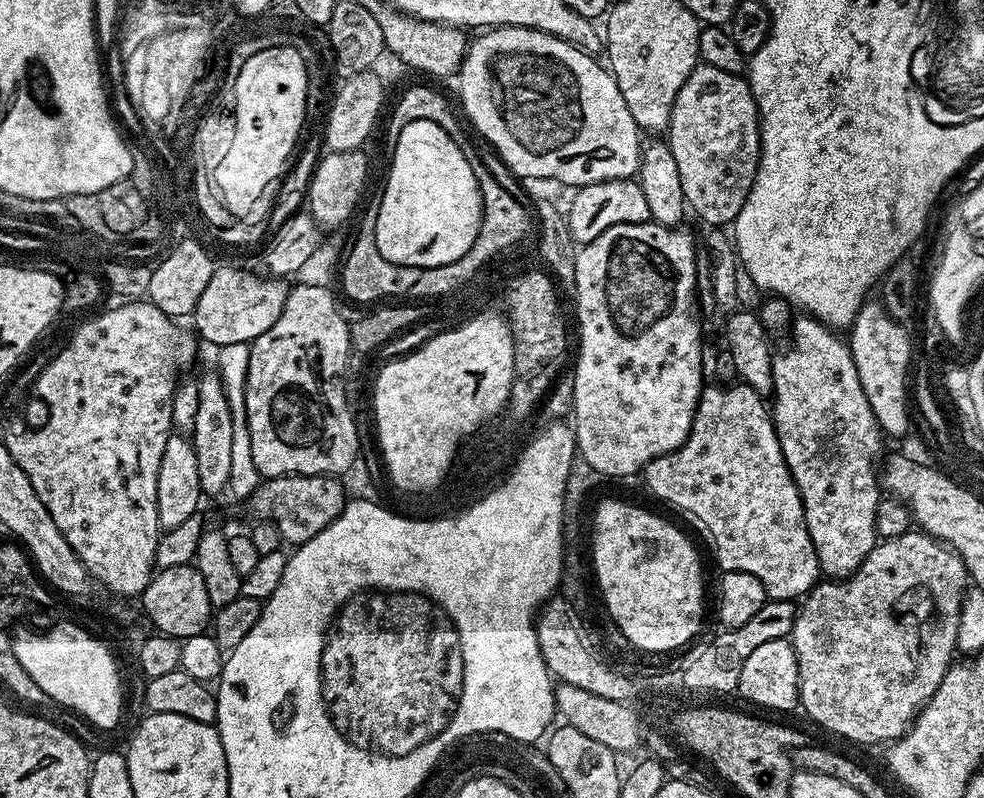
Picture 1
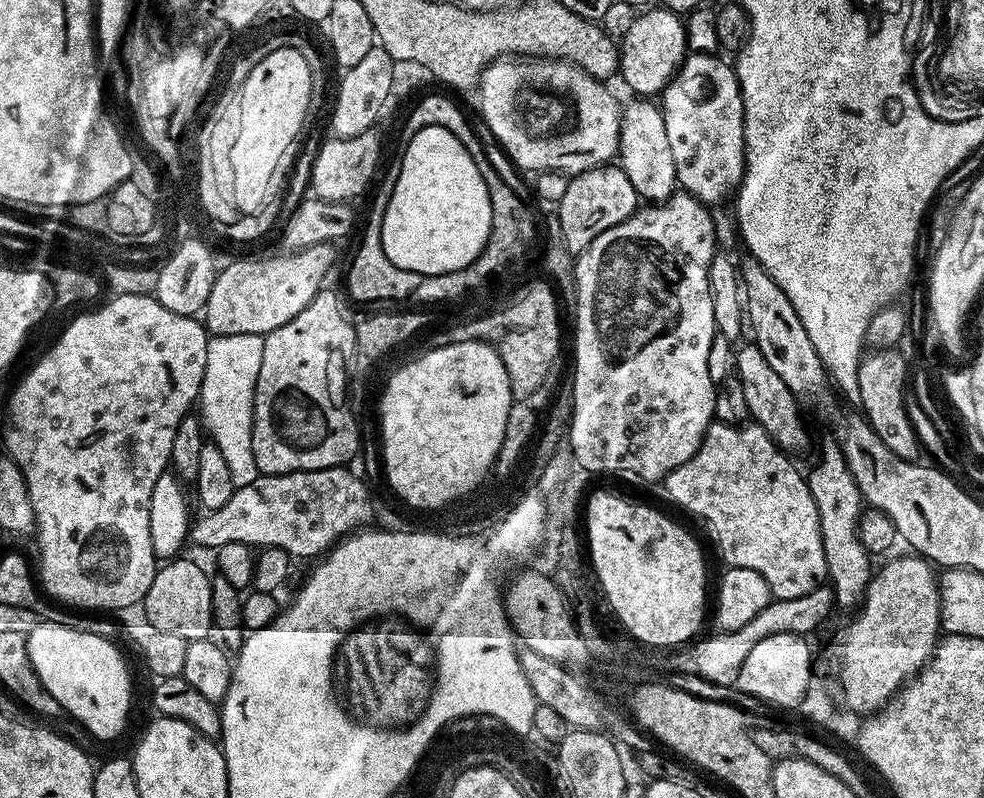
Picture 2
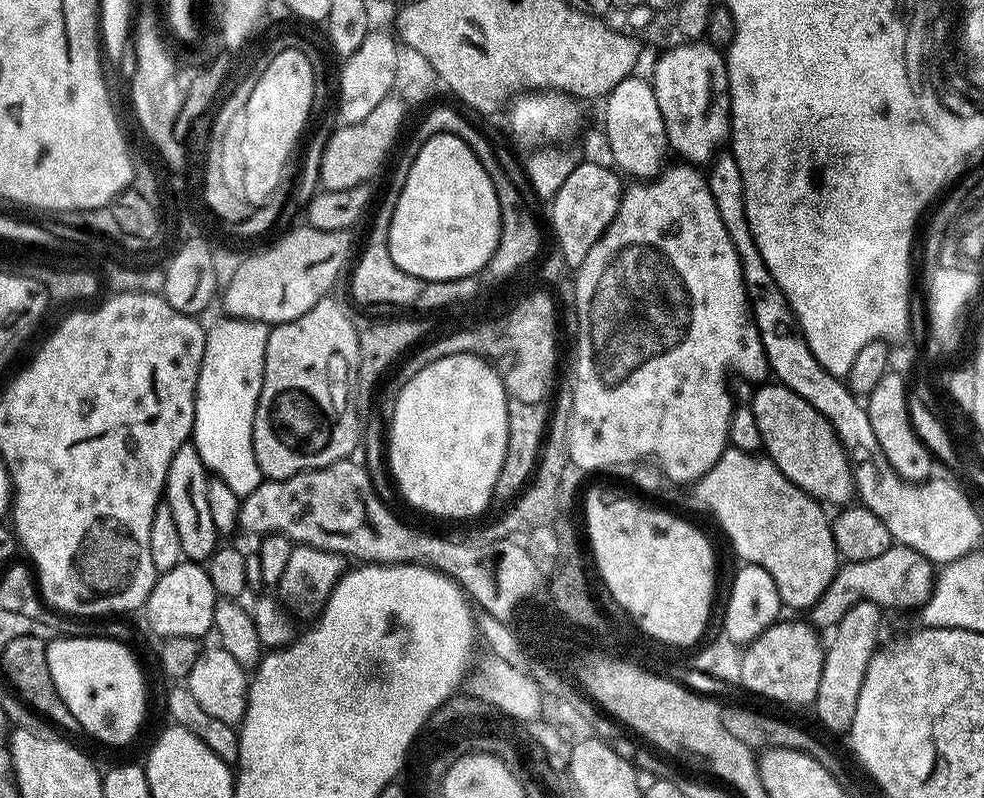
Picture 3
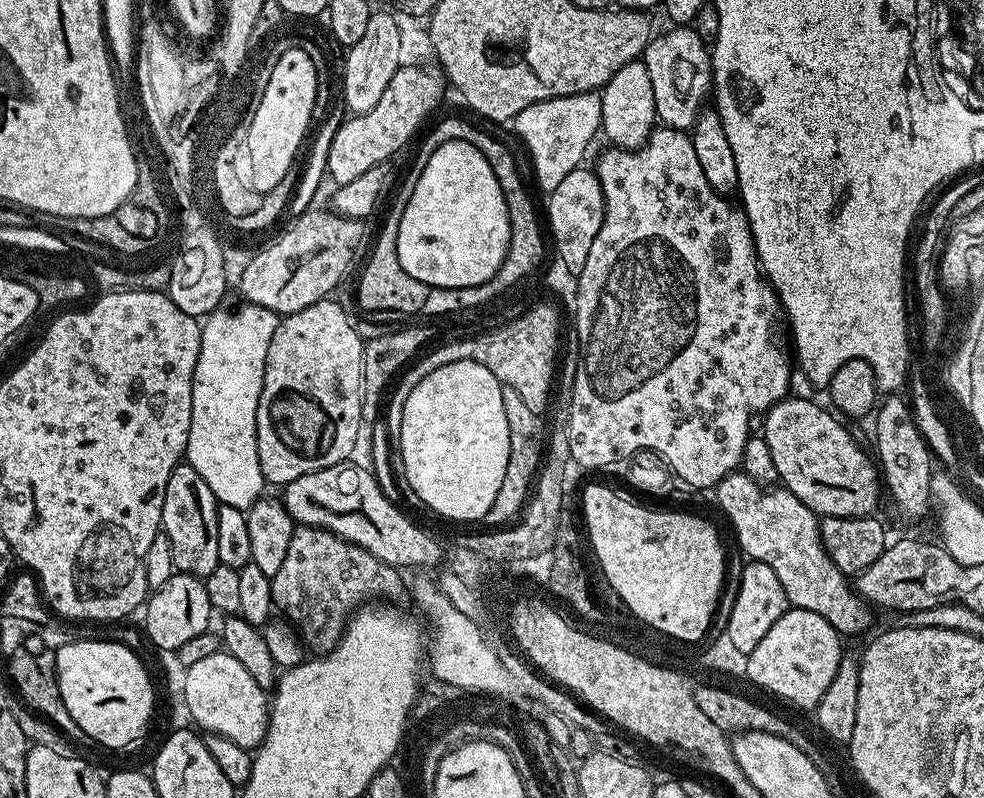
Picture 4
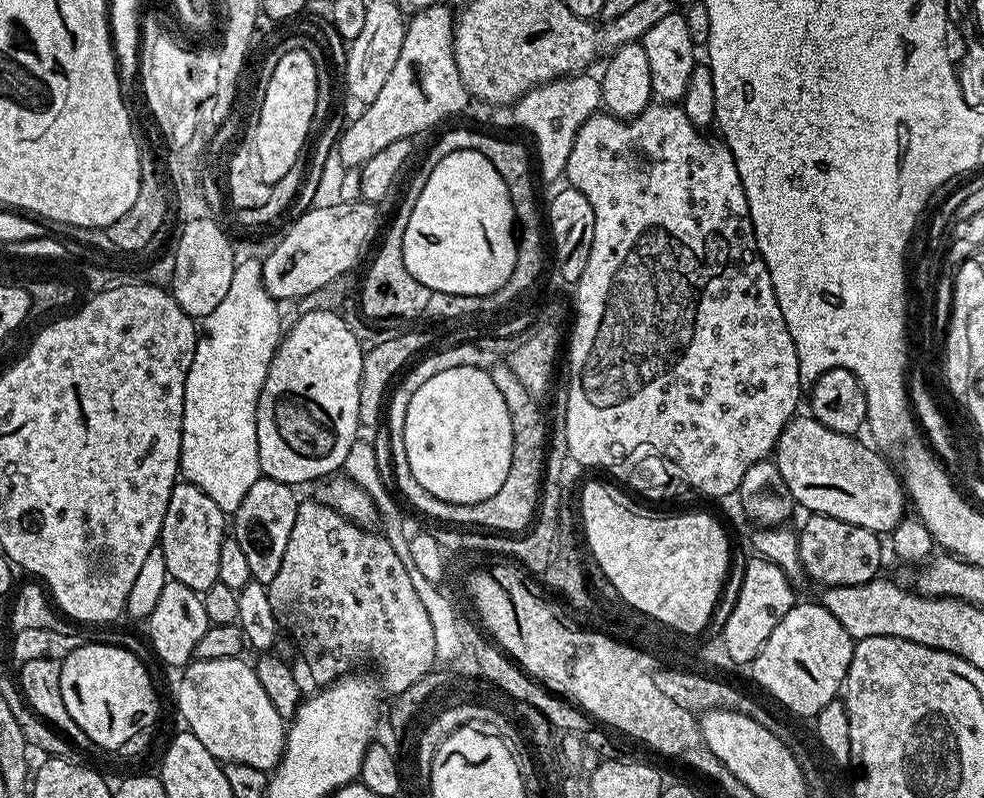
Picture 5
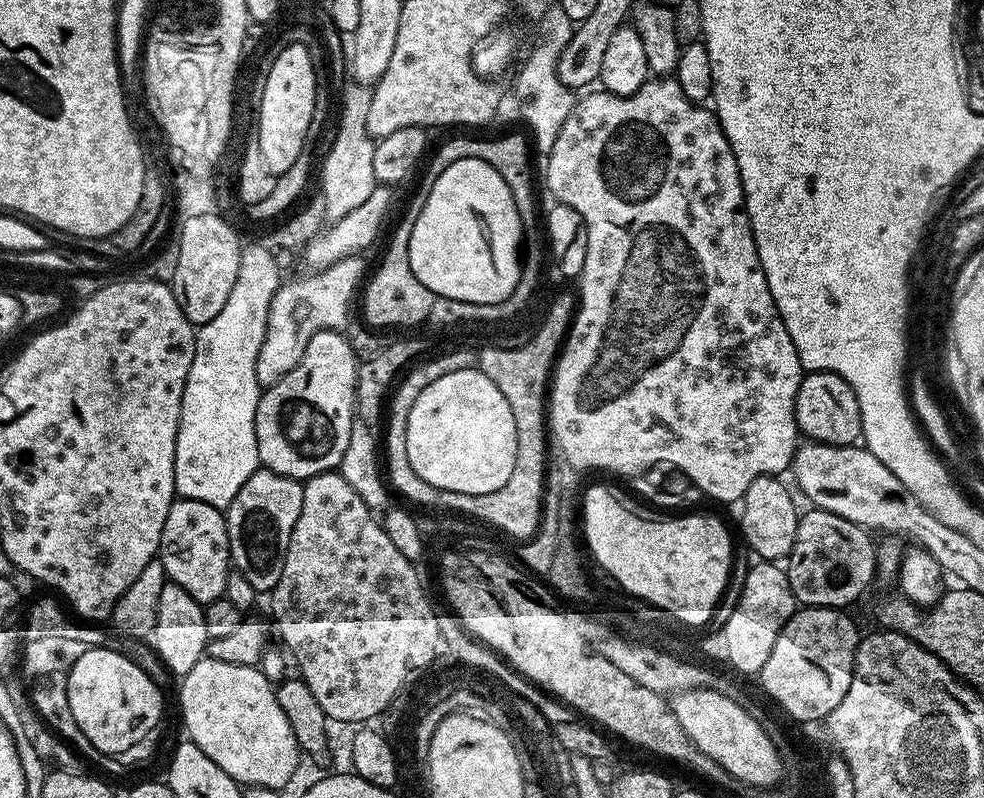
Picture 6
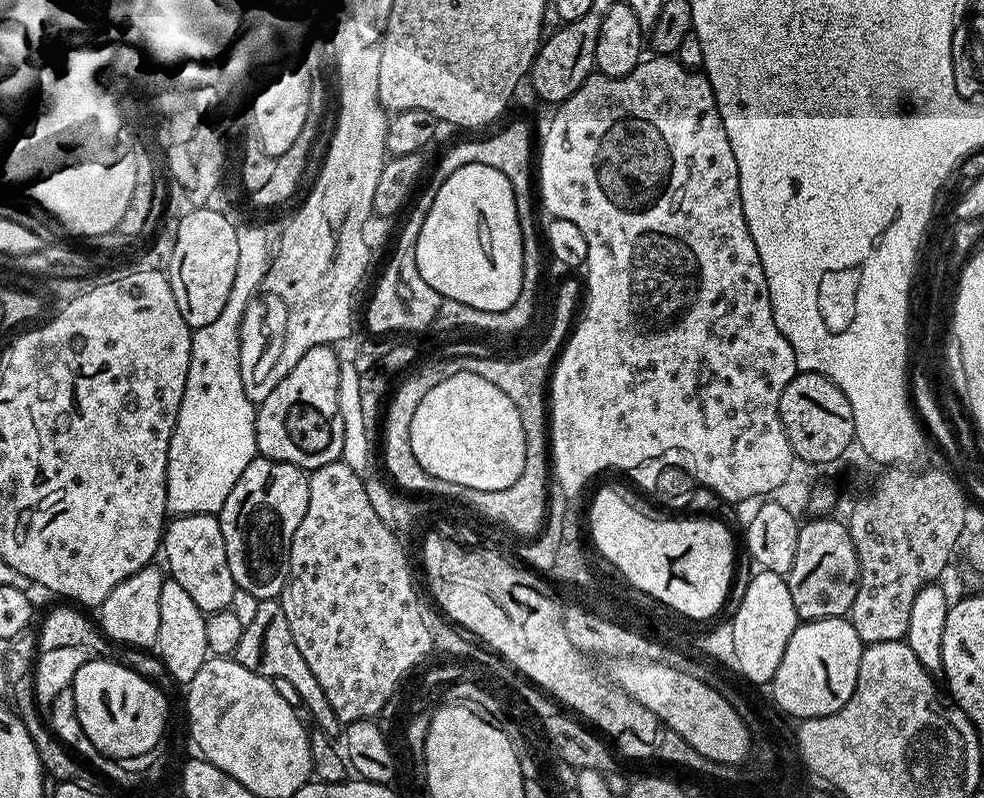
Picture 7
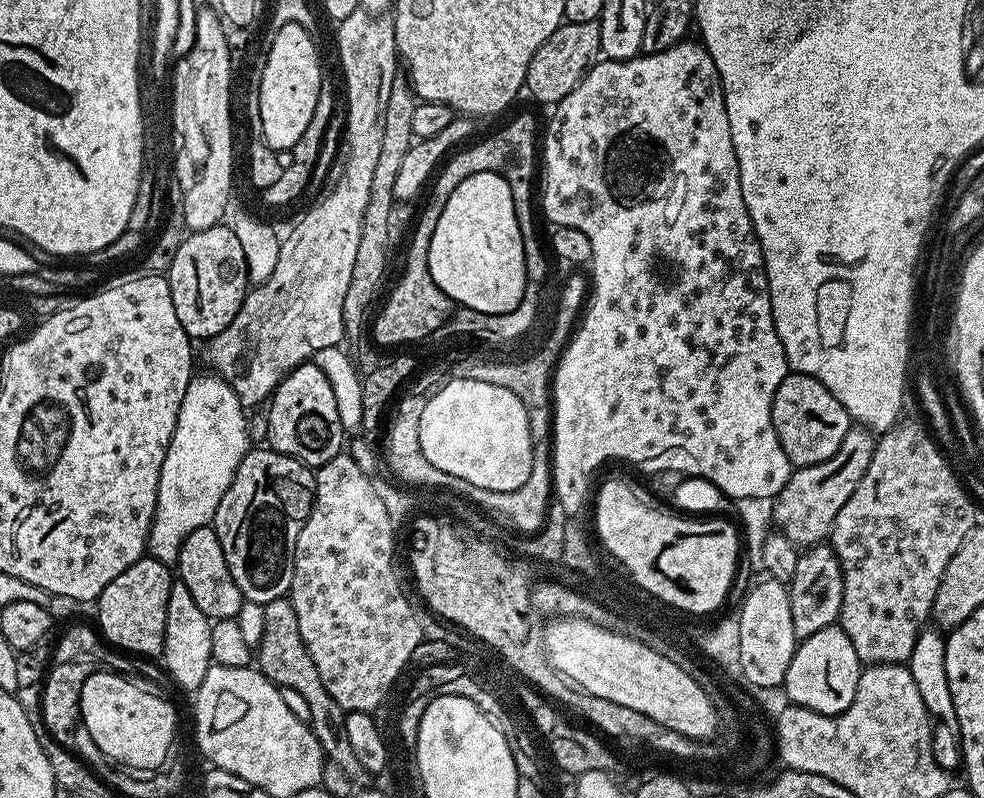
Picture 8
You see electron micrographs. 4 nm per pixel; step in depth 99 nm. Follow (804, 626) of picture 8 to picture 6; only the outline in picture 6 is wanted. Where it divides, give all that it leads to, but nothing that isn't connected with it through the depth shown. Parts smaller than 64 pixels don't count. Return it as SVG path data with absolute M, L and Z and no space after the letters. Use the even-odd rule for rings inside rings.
M809 507L808 513L803 513L798 522L798 530L794 538L791 554L786 557L786 571L790 590L794 594L797 605L805 608L839 608L847 609L872 584L872 578L877 577L876 549L872 544L869 529L862 525L847 521L838 514L827 512L818 507Z

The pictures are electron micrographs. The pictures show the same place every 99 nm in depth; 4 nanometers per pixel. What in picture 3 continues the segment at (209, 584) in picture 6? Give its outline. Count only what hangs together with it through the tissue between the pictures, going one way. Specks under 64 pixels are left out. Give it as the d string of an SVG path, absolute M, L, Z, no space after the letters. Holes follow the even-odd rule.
M191 442L178 446L174 458L170 458L170 470L166 474L163 497L173 515L184 557L191 563L205 563L218 546L214 521L210 518L210 506L206 502L208 482L204 463L195 446Z

